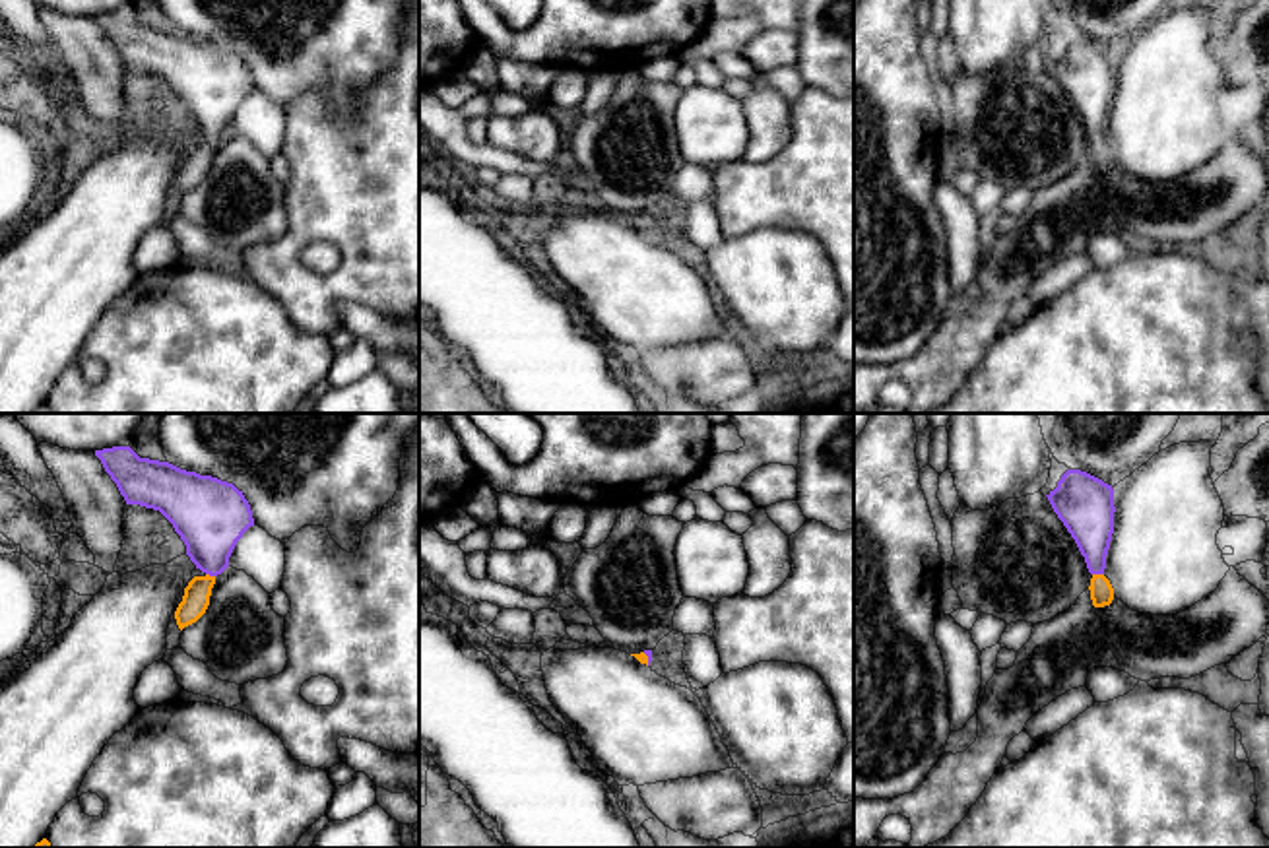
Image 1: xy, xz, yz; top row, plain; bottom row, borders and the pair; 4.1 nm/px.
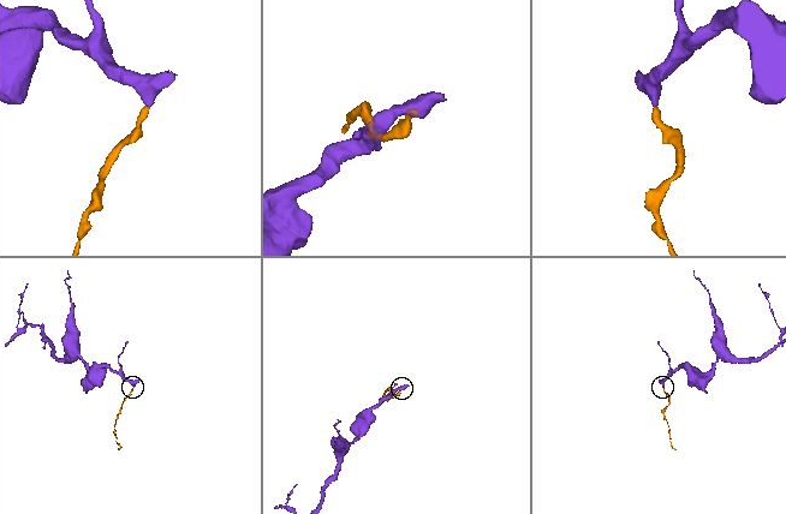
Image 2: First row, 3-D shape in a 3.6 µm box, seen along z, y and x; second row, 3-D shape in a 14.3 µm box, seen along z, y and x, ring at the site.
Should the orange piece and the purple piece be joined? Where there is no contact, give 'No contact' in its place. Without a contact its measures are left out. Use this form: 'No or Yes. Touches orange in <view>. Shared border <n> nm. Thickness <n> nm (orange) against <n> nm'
Yes. Touches orange in yz. Shared border 50 nm. Thickness 100 nm (orange) against 200 nm

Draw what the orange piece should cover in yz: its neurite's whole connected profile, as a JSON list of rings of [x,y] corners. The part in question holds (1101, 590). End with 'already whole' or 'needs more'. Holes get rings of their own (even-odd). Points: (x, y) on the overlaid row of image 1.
[[[1067,470],[1058,487],[1050,491],[1048,501],[1075,539],[1085,557],[1090,578],[1090,600],[1094,607],[1110,605],[1114,588],[1104,576],[1106,555],[1114,534],[1114,489],[1102,479]]]; needs more

